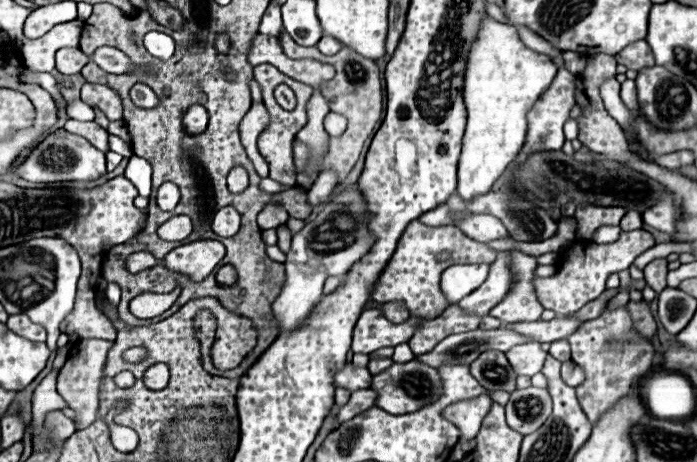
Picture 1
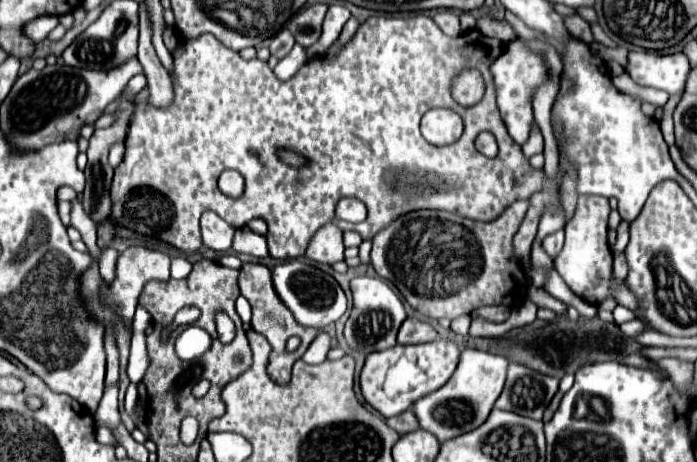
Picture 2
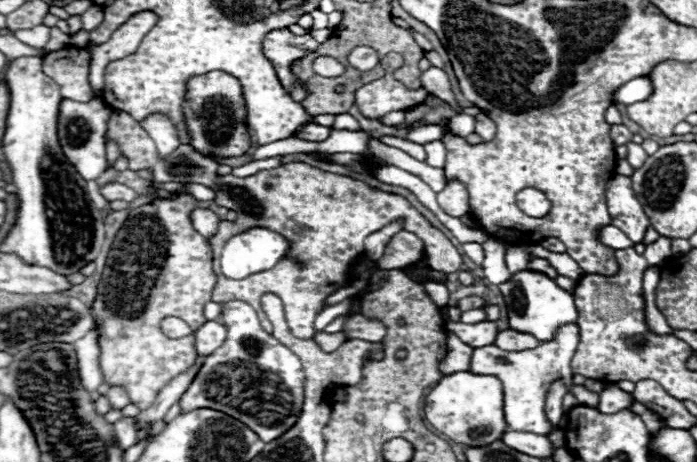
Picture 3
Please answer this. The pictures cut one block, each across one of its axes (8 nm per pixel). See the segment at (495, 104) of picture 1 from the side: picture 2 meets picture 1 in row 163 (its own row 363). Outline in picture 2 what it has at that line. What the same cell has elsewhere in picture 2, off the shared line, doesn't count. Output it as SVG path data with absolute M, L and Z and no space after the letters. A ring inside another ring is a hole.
M466 348L460 354L460 364L452 378L436 392L414 402L412 410L420 422L420 428L432 432L440 442L446 442L484 424L504 388L508 366L510 362L504 356Z

